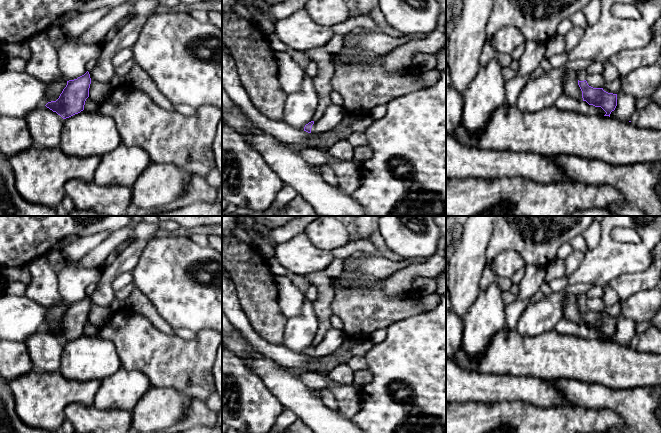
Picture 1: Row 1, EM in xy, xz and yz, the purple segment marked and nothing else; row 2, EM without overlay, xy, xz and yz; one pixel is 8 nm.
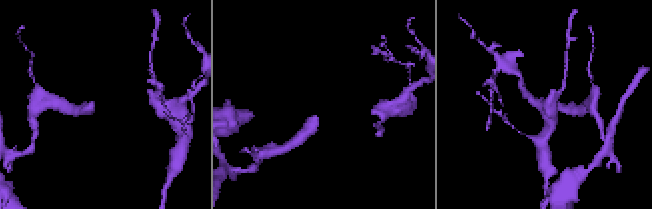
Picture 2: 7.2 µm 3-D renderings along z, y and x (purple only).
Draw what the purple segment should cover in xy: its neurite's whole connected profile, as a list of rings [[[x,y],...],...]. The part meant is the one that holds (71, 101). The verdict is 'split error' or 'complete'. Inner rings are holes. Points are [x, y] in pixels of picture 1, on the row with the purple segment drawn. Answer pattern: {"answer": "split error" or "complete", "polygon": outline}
{"answer": "split error", "polygon": [[[137,0],[133,7],[137,13],[136,17],[121,27],[112,40],[103,46],[95,68],[77,79],[67,81],[59,98],[48,102],[45,106],[63,119],[83,111],[85,101],[89,97],[91,81],[110,83],[113,76],[116,75],[115,66],[112,63],[113,56],[123,49],[132,49],[144,24],[154,15],[159,5],[160,0]]]}

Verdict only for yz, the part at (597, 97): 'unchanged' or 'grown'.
grown

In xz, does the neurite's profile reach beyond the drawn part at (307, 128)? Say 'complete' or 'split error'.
split error

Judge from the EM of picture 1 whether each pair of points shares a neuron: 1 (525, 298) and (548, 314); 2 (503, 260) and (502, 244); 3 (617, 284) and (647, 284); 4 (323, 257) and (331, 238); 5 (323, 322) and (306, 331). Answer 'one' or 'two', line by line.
1: two
2: two
3: one
4: two
5: two

